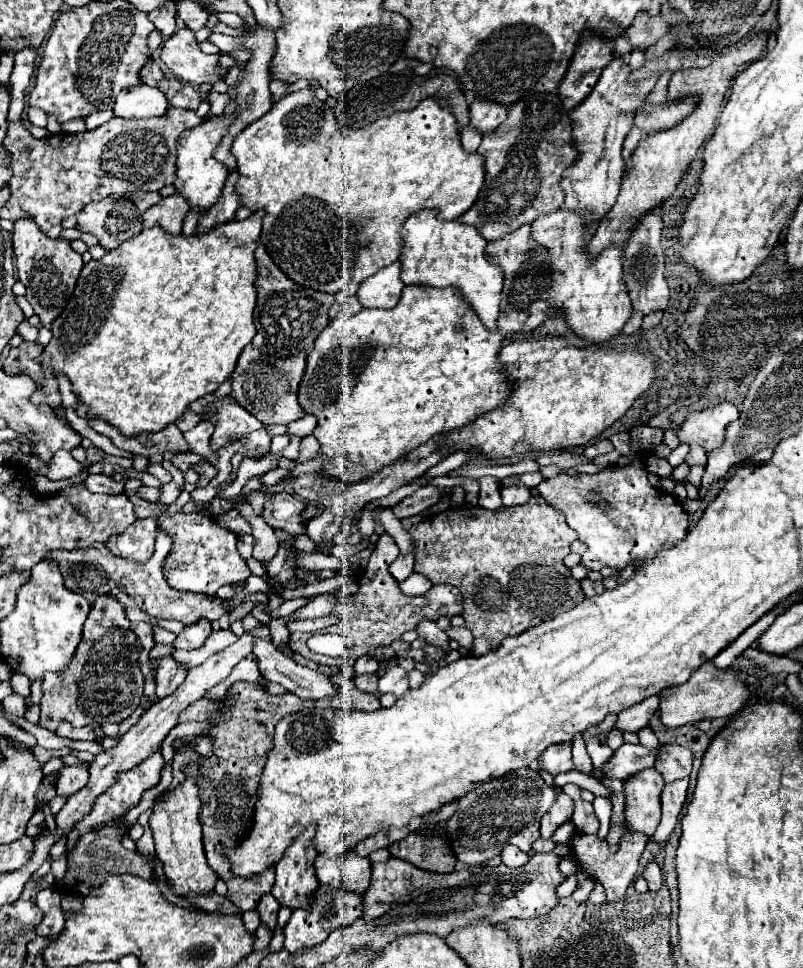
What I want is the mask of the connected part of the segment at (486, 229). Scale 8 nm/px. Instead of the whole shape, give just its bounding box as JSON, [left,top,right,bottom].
[457,94,577,242]

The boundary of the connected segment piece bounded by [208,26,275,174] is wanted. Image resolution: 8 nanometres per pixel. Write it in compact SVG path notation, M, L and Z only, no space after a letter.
M257 26L251 34L247 37L241 36L228 36L220 33L212 33L208 40L215 44L222 53L229 53L233 50L245 49L251 52L251 58L247 60L247 66L245 66L245 76L239 80L235 92L233 92L233 100L235 100L235 122L231 122L227 134L221 138L221 144L217 146L217 150L213 152L213 156L217 158L217 162L225 164L227 166L227 172L235 172L235 162L233 162L233 156L229 154L229 148L231 148L231 142L235 140L235 136L245 130L251 122L259 120L263 114L267 114L273 106L271 102L271 92L269 92L269 82L271 82L271 76L269 76L269 64L271 64L271 58L273 58L273 52L275 52L275 32L273 30L265 30L263 26Z

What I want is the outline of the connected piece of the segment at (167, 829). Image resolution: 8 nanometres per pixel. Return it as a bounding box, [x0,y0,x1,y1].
[149,766,217,896]

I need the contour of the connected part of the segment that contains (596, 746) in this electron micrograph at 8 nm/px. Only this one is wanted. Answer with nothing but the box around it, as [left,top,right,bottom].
[583,714,617,770]

